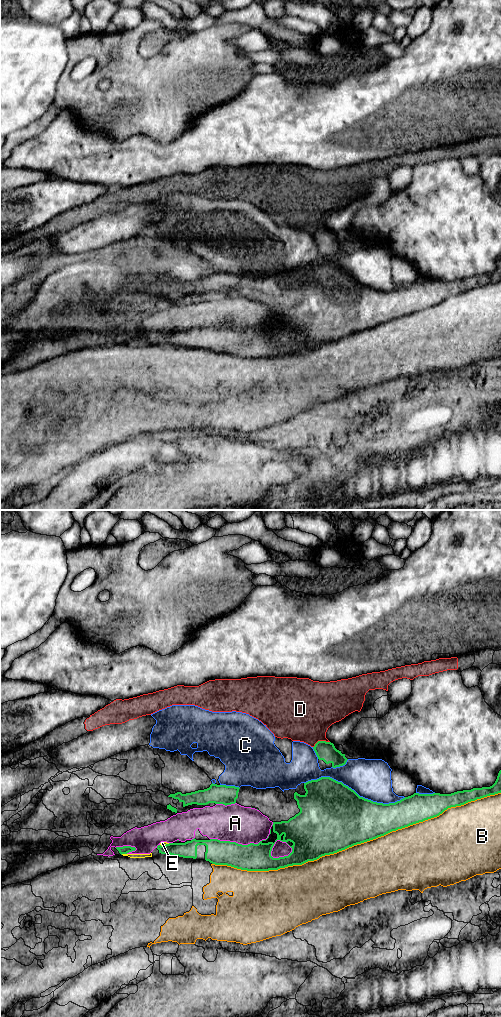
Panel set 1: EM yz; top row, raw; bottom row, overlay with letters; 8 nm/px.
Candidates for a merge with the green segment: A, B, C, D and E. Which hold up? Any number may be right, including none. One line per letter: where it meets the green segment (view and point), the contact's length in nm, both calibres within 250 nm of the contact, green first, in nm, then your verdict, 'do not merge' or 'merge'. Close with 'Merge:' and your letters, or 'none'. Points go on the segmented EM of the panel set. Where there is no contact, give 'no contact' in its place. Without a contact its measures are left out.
A: contact yz (243, 845); length 500 nm; calibres 220 and 300 nm; do not merge
B: contact yz (356, 844); length 2400 nm; calibres 480 and 440 nm; do not merge
C: contact yz (355, 792); length 800 nm; calibres 500 and 320 nm; do not merge
D: contact yz (320, 741); length 140 nm; calibres 160 and 440 nm; do not merge
E: contact yz (123, 853); length 50 nm; calibres 60 and 30 nm; do not merge
Merge: none

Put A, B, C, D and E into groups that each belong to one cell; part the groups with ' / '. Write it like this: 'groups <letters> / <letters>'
groups A E / B / C / D

